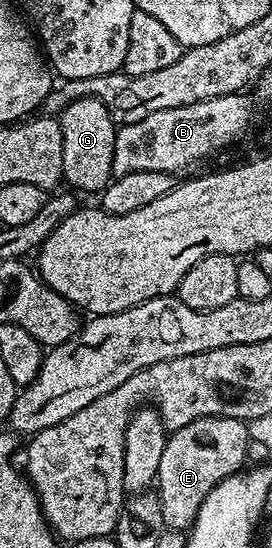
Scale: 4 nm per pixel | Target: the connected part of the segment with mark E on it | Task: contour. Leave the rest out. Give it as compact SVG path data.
M198 416L197 420L187 422L187 426L174 428L168 433L155 481L166 528L185 532L193 527L199 506L203 506L203 498L207 498L223 478L234 476L246 467L249 442L246 421L222 416Z

